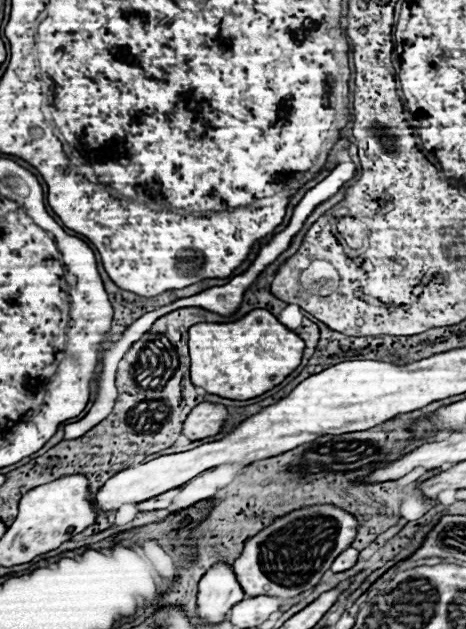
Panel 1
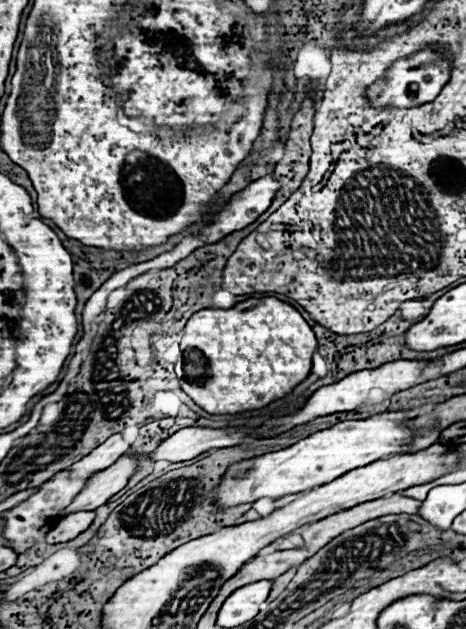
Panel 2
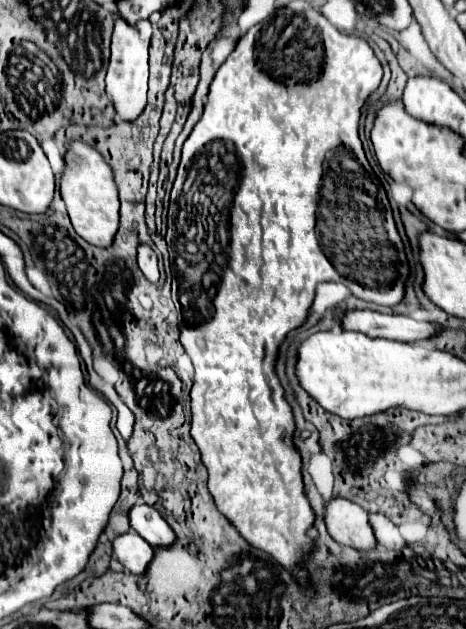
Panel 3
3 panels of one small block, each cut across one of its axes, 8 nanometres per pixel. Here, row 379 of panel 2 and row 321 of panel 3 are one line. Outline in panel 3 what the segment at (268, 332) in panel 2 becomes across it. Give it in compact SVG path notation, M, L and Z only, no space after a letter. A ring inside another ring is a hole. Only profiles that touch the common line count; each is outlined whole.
M290 8L276 10L270 18L252 26L236 44L234 52L226 58L226 62L216 72L208 102L204 106L204 114L200 122L194 126L192 134L184 142L182 160L178 166L178 174L170 192L168 206L168 252L172 266L172 300L180 320L180 342L194 366L194 386L190 392L192 398L192 438L200 448L202 462L208 468L208 490L220 510L230 524L240 532L240 536L256 550L272 556L286 572L292 574L296 584L308 592L314 588L312 574L306 568L306 558L316 550L316 538L308 534L314 522L314 510L304 496L304 480L302 480L302 456L296 452L296 444L292 444L292 428L296 428L292 406L284 398L282 382L276 374L276 360L280 352L280 344L286 334L300 328L308 310L314 302L316 286L322 282L342 282L352 290L352 294L360 300L378 304L378 306L396 306L402 302L406 294L406 280L410 278L410 266L404 252L402 238L392 218L392 208L386 196L384 186L378 182L372 166L364 156L364 148L360 142L360 108L366 104L368 96L378 90L382 80L382 66L374 56L372 48L366 40L358 36L340 34L322 14L314 10L306 10L302 14L292 12Z

